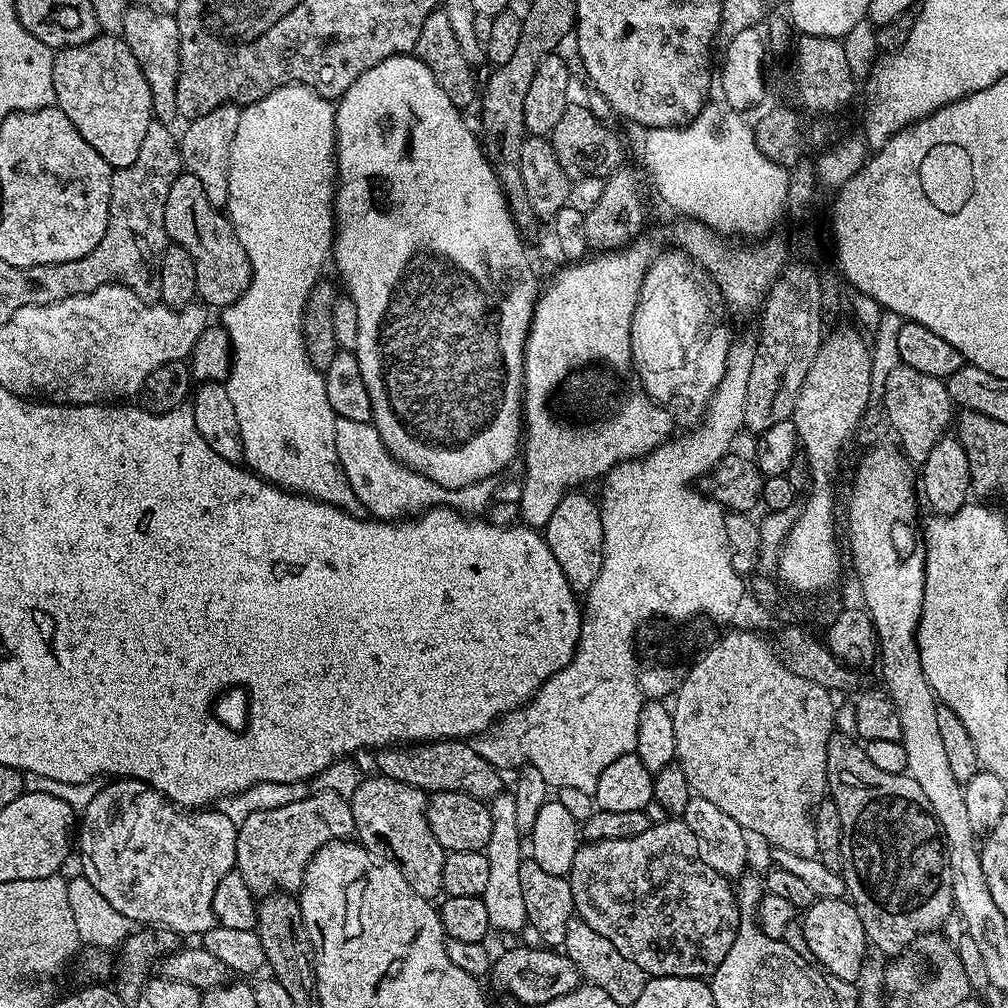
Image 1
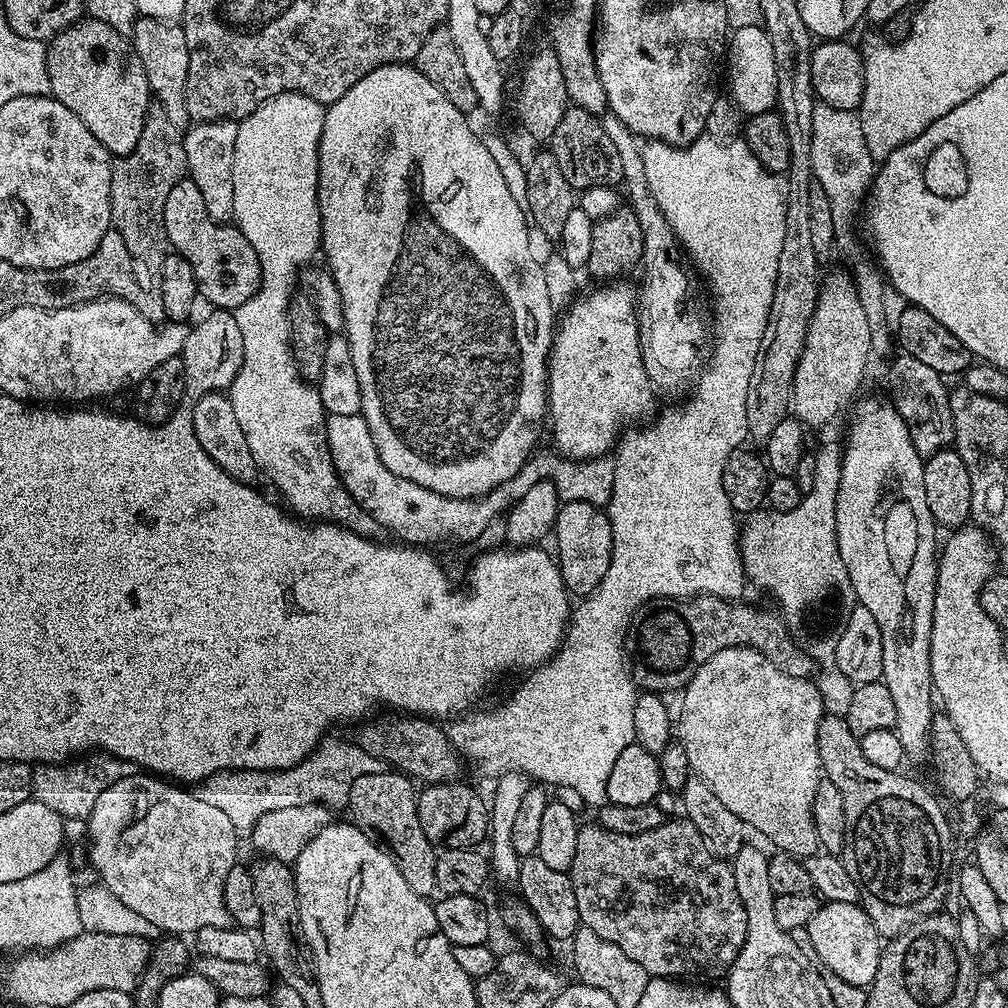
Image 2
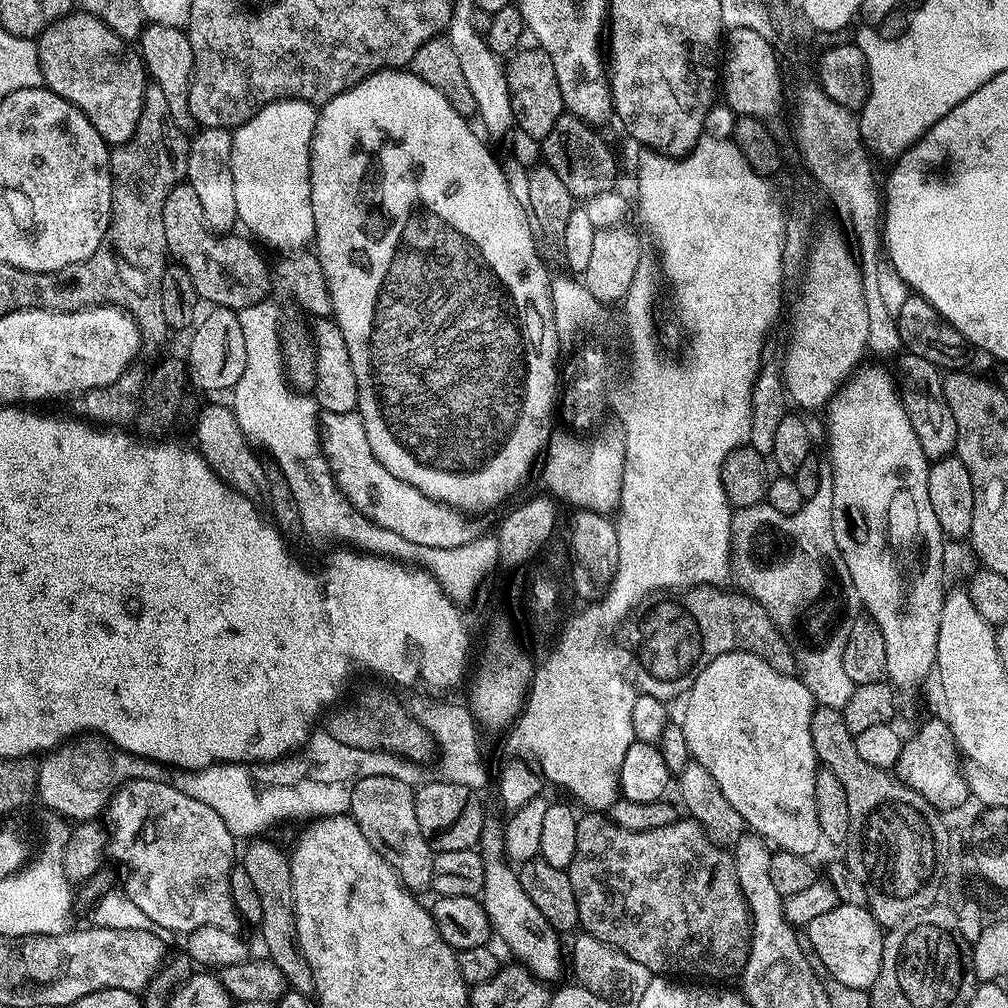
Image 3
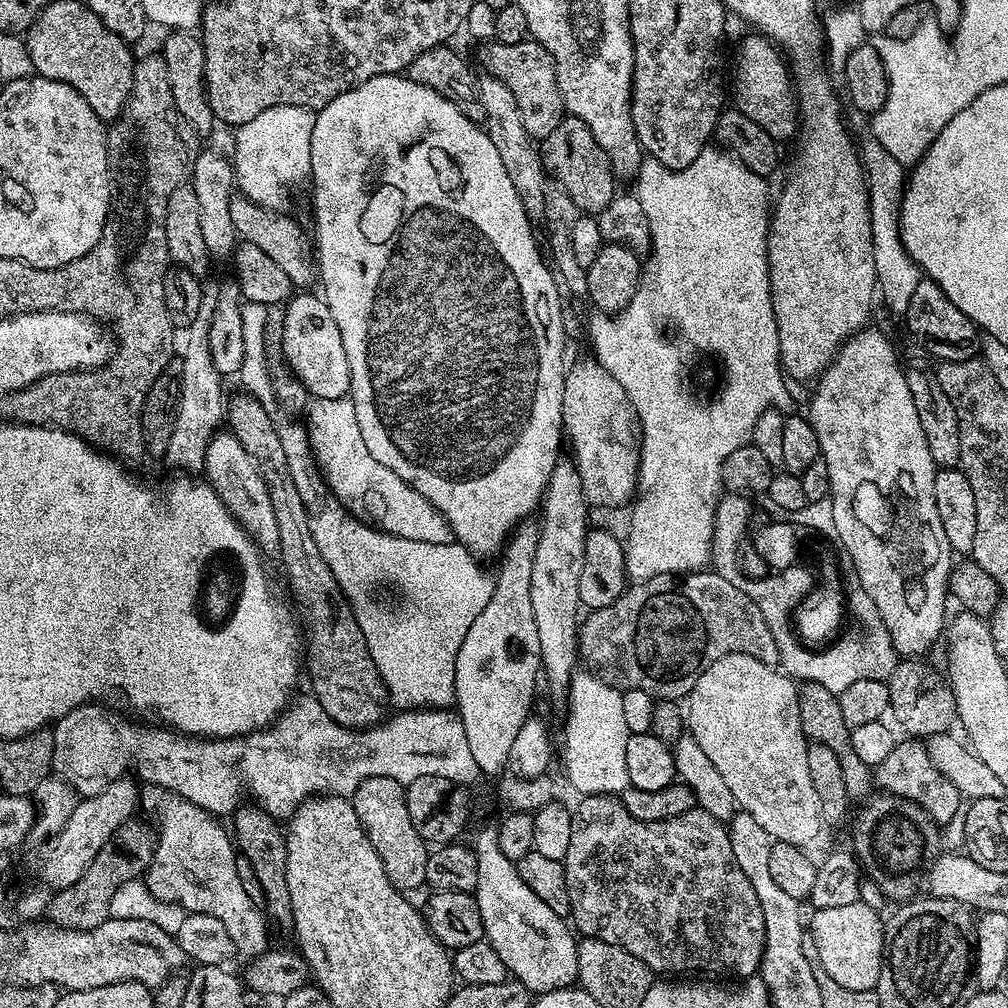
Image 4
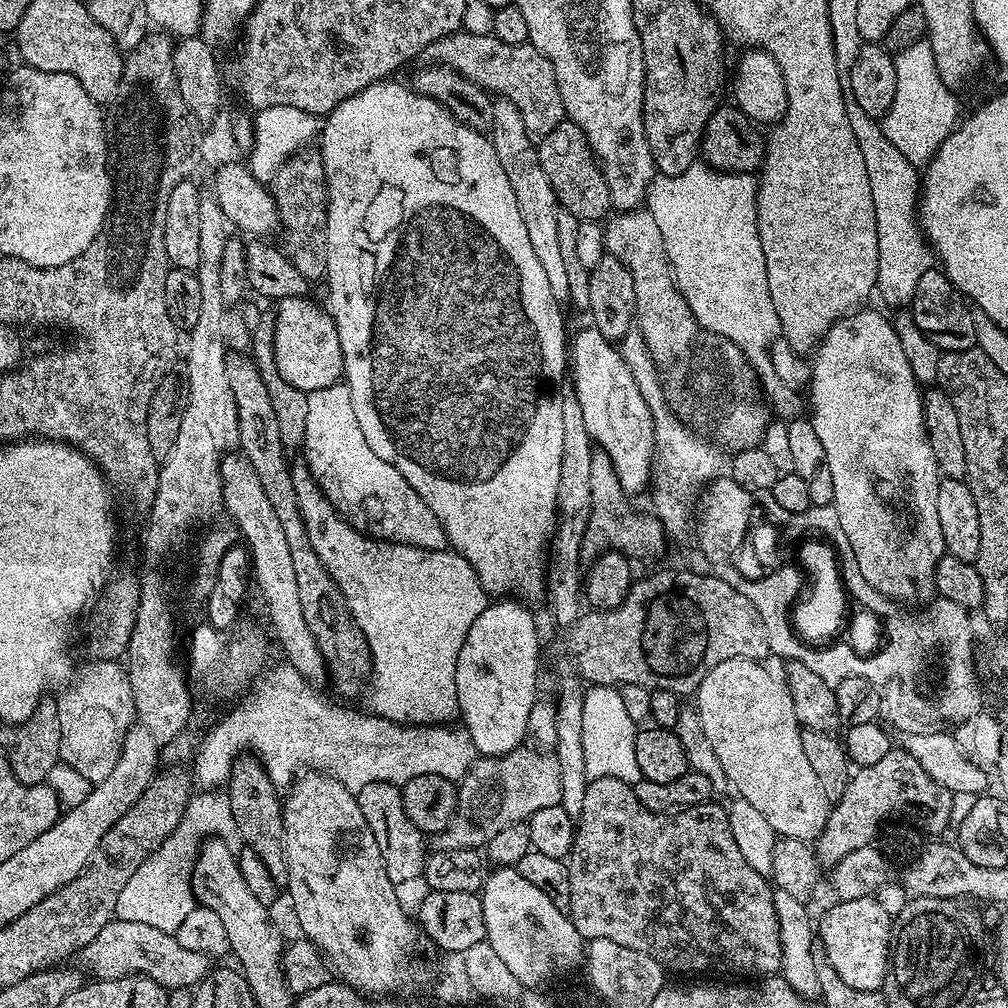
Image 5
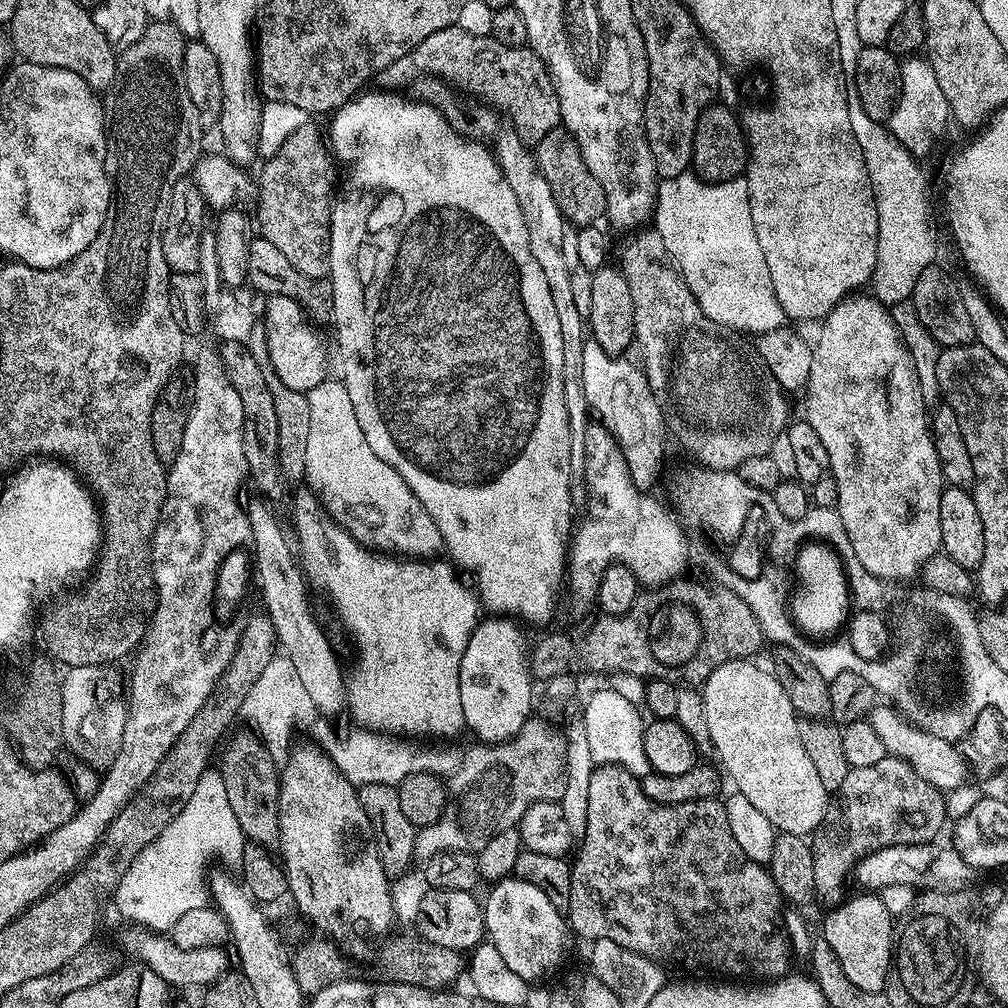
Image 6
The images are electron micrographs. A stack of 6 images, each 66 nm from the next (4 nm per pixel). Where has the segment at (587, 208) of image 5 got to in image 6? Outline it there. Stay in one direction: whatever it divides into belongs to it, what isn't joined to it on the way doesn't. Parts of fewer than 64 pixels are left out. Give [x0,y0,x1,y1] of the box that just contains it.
[534,126,606,225]

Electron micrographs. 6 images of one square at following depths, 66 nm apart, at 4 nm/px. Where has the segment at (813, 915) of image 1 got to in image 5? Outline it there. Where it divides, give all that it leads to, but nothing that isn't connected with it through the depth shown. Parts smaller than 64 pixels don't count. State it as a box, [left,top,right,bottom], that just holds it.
[818,895,894,991]

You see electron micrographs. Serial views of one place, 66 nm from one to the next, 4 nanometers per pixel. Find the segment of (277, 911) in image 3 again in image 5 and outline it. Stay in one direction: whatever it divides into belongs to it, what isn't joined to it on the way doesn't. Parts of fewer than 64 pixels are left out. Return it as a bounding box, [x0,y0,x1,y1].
[226,756,288,882]

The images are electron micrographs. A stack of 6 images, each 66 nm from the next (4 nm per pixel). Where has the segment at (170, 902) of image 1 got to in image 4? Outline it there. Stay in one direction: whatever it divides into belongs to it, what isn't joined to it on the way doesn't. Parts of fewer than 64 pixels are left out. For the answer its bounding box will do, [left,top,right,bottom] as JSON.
[138,786,269,958]

